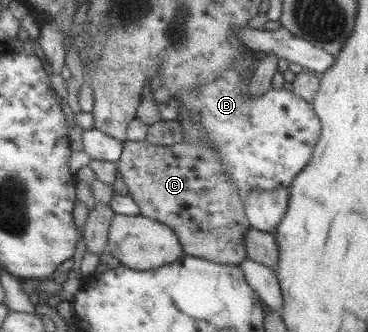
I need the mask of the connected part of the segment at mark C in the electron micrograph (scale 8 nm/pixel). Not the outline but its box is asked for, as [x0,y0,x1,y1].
[117,139,250,266]

